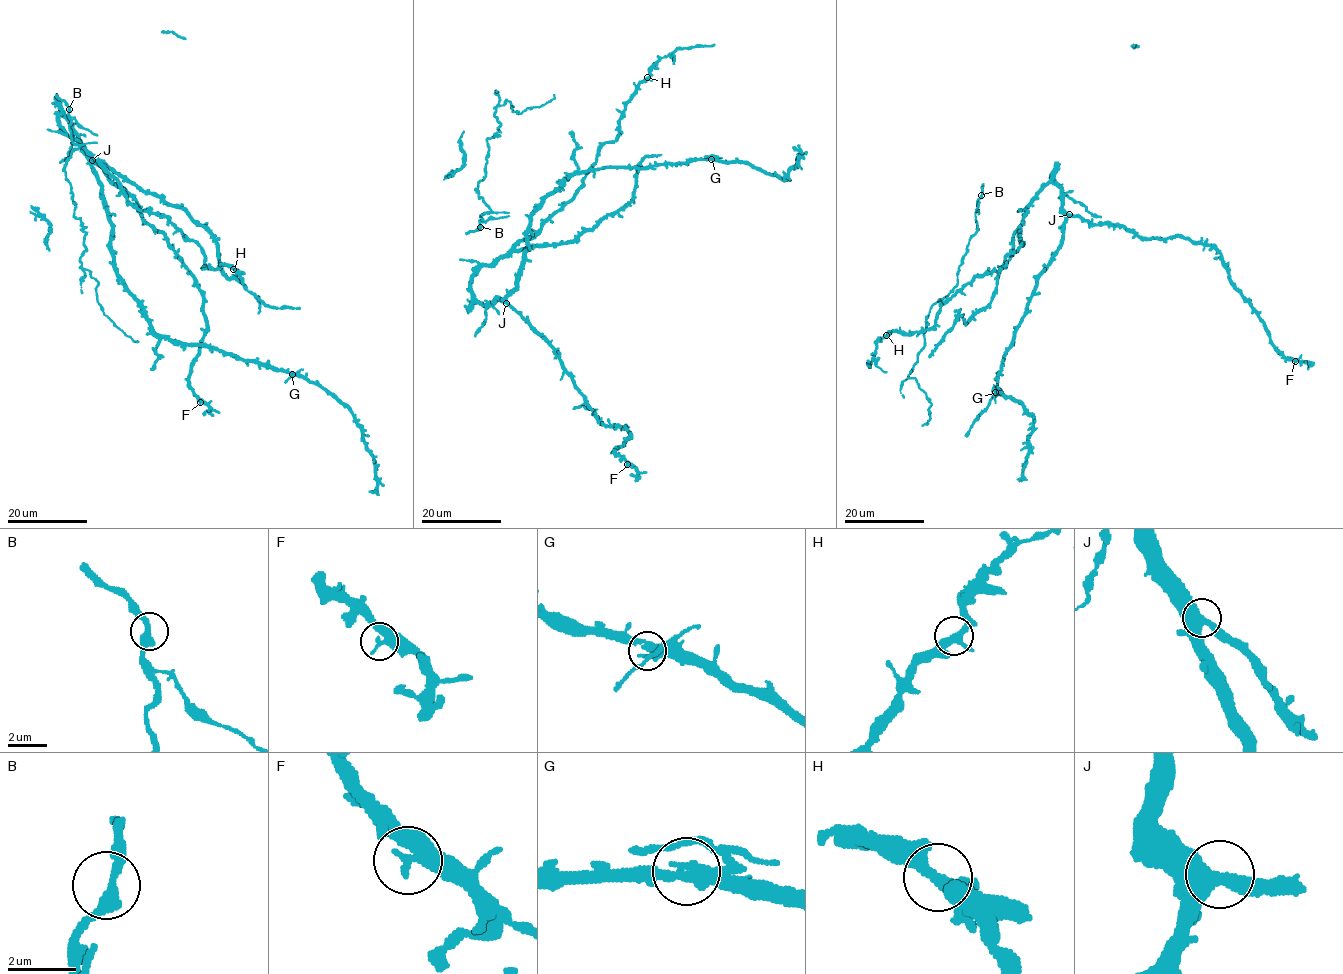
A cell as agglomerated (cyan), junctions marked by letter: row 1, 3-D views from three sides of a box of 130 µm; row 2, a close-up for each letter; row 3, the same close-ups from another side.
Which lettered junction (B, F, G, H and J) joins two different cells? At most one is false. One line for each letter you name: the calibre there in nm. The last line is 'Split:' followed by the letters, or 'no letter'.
Split: no letter

